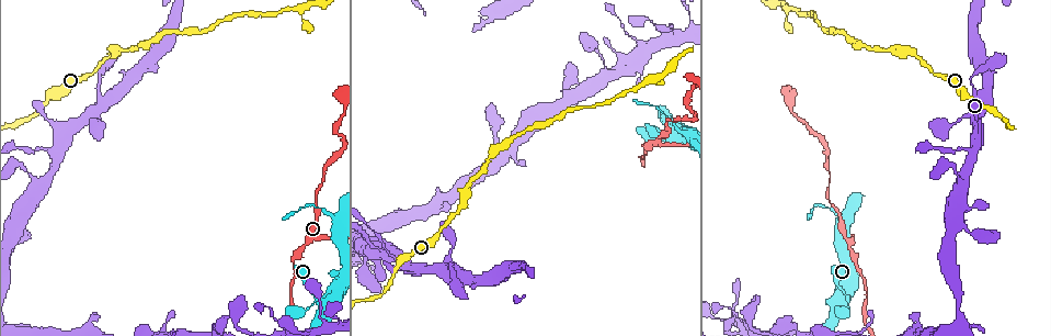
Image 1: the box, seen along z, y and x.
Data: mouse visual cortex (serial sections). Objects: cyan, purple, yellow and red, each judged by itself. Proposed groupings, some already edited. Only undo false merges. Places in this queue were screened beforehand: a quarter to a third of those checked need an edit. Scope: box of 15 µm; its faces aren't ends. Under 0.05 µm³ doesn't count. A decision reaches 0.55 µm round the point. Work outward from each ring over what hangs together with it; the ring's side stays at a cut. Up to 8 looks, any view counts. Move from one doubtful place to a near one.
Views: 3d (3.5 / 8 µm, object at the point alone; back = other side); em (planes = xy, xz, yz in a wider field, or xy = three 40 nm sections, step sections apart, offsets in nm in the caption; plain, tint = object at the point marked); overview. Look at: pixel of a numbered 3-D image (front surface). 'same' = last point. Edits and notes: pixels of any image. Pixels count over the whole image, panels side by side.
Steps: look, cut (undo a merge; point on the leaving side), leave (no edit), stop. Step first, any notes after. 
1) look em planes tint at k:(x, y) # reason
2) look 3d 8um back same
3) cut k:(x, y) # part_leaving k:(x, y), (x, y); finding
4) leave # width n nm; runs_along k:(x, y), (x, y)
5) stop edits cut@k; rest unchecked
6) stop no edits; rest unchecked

look 3d 8um at 1:(662, 139) # three arms meet

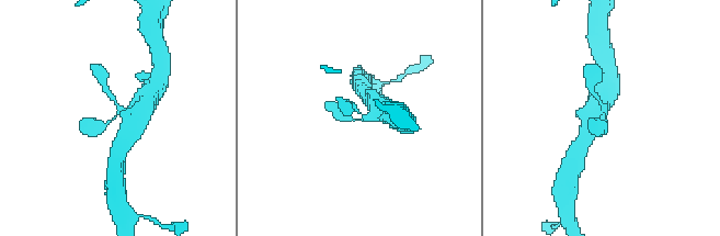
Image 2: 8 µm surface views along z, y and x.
look em xy step 5 tint at 2:(359, 119) # arms 3; arm_widths 150, 300, 400 nm; shape alone is not enough

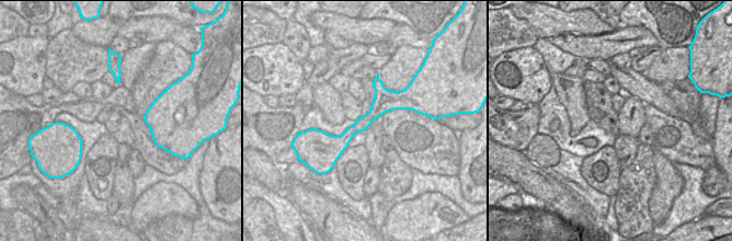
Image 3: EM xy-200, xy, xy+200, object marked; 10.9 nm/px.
leave # width 190 nm; runs_along 2:(596, 96), (606, 122), (593, 125); continuous, no second cell

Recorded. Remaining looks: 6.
look 3d 3.5um at 1:(853, 248) # arms run side by side

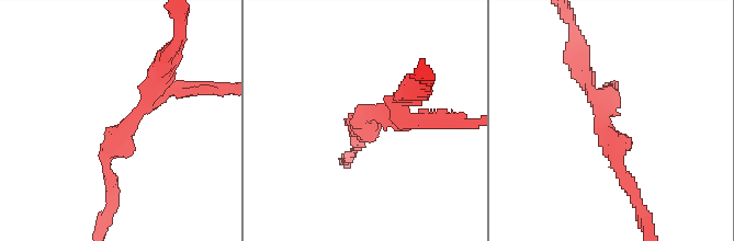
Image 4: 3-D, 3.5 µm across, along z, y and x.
look em xy step 5 tint at 4:(130, 121) # arms 3; arm_widths 150, 200, 250 nm; need the tissue

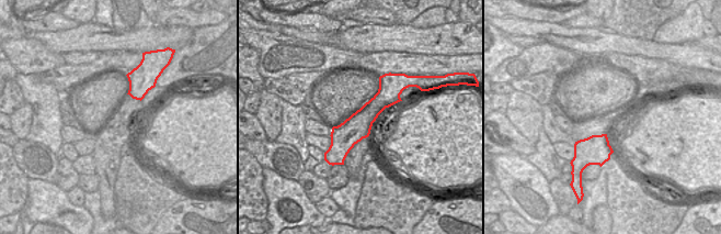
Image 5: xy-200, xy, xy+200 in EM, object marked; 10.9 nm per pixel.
cut 4:(203, 91) # a second cell is stuck on

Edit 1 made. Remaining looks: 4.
look 3d 3.5um at 1:(335, 221) # three arms meet

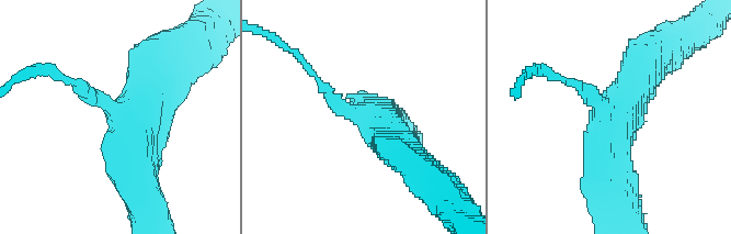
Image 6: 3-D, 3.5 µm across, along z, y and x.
look em xy step 2 tint at 6:(117, 115) # arms 3; arm_widths 200, 500, 500 nm; need the tissue

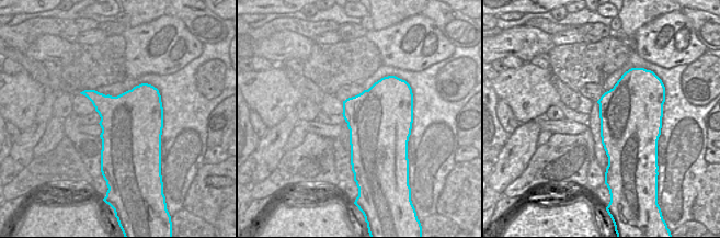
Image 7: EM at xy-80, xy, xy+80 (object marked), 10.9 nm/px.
cut 6:(327, 89) # a second cell is stuck on

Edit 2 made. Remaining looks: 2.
stop edits cut@4, cut@6; rest unchecked

